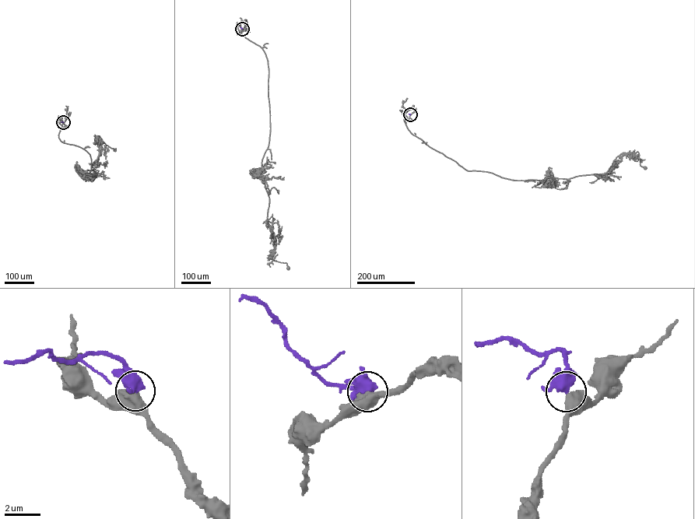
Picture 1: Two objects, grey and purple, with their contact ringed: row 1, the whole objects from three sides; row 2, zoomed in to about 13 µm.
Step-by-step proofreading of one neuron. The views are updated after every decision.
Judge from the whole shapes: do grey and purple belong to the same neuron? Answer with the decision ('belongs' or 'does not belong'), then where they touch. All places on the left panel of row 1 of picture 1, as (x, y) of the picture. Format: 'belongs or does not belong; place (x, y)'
does not belong; place (63, 122)

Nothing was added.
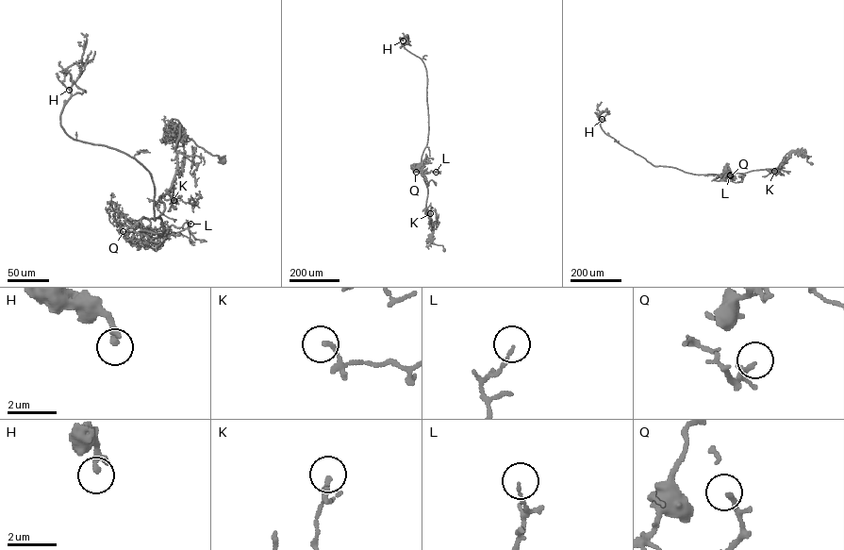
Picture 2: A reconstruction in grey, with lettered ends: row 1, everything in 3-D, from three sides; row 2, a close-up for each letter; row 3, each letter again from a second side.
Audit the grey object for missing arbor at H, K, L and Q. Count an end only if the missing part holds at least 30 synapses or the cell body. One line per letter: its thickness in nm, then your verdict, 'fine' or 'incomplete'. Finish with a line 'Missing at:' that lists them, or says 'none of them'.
H: calibre 280 nm; fine
K: calibre 170 nm; fine
L: calibre 110 nm; fine
Q: calibre 200 nm; fine
Missing at: none of them

